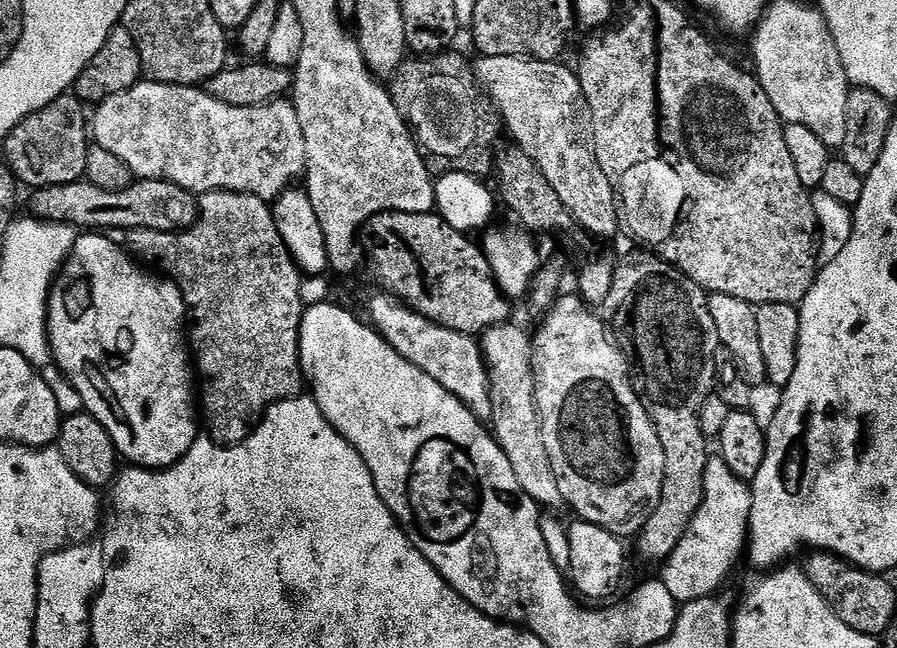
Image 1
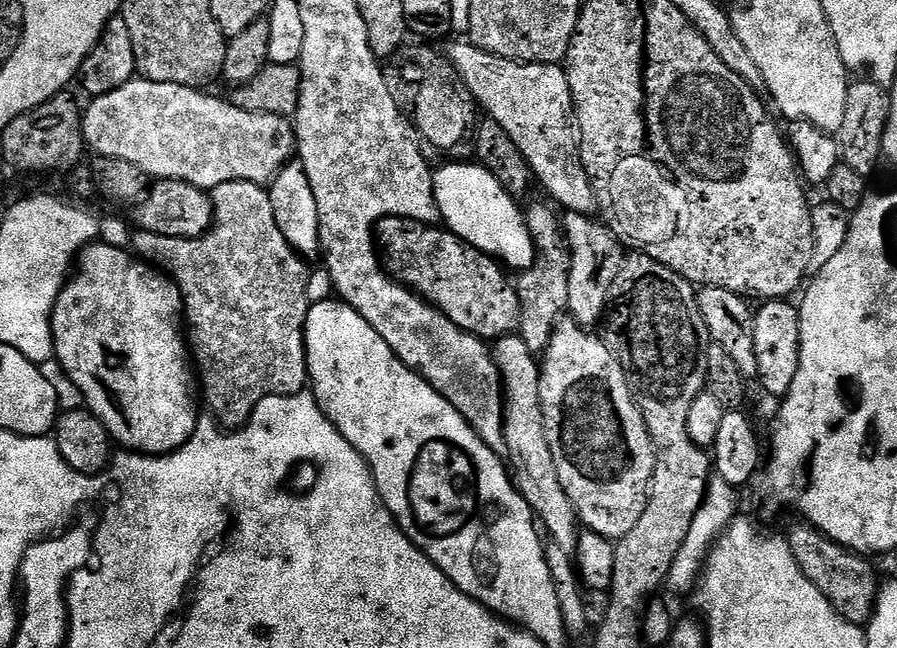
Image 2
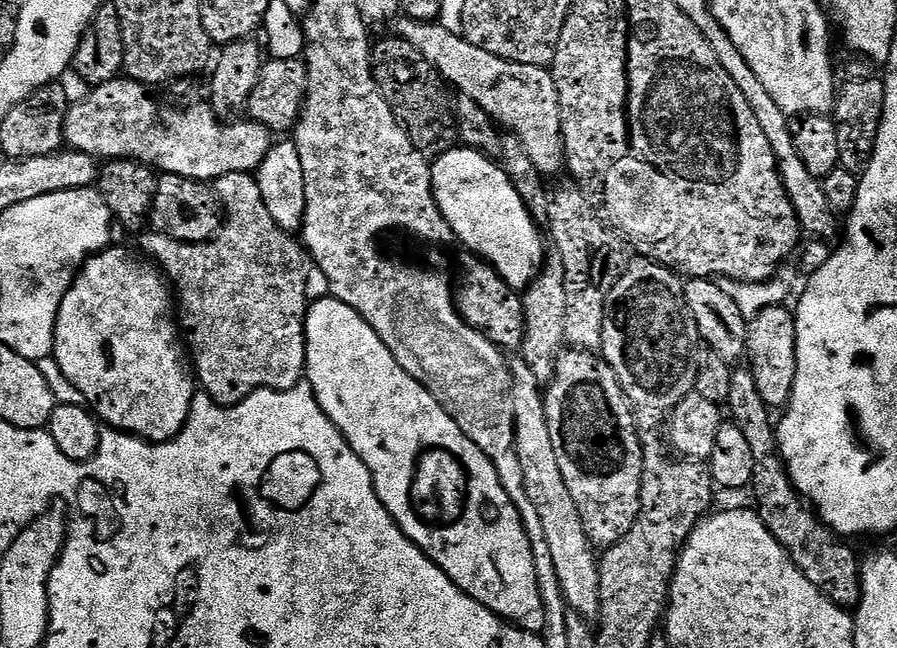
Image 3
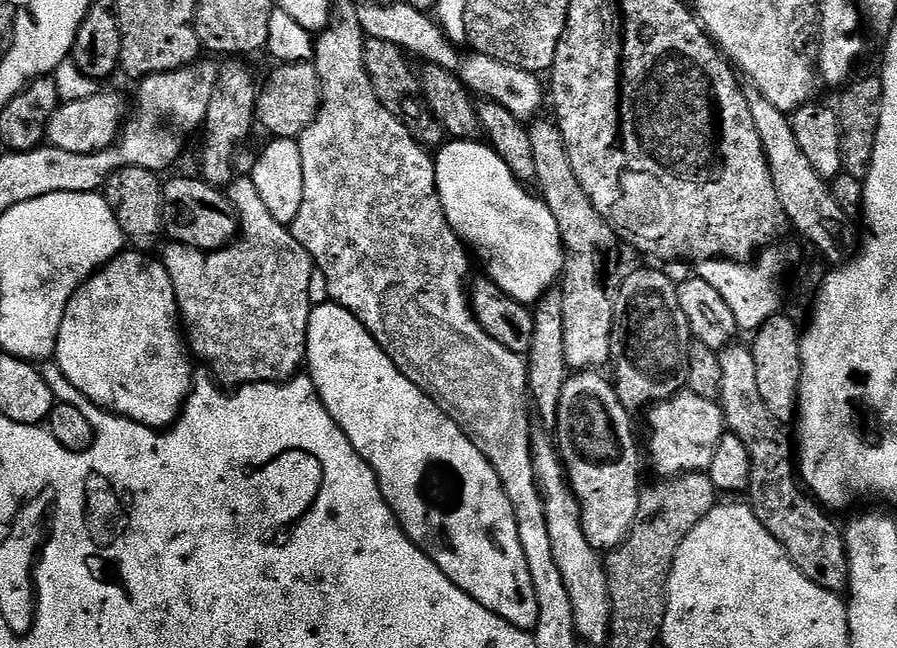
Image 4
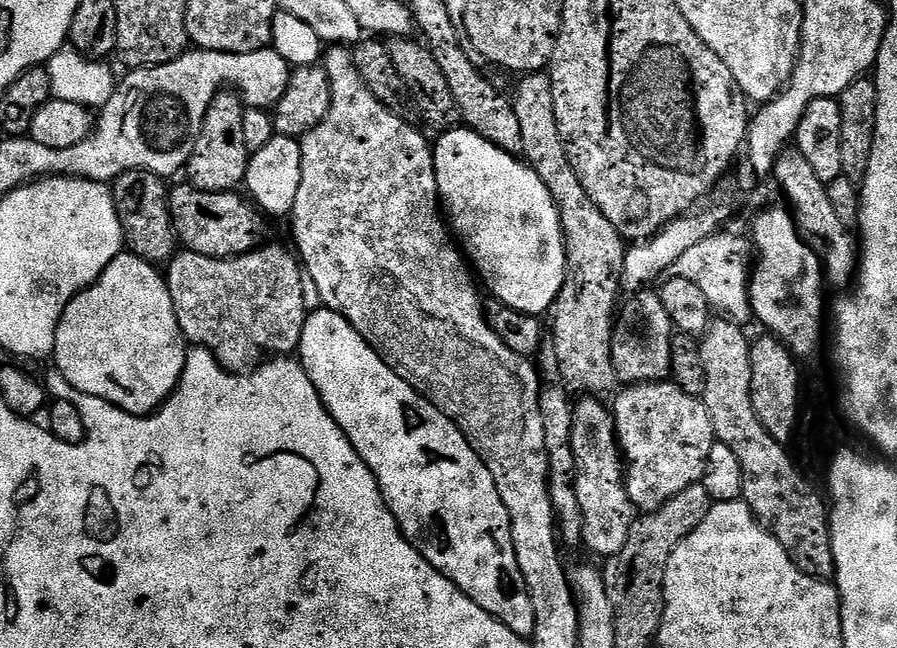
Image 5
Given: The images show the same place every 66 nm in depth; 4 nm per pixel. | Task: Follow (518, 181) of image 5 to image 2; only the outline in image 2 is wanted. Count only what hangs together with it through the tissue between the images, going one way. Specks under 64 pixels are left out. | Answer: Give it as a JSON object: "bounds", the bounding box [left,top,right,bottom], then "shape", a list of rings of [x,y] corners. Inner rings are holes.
{"bounds":[432,162,536,270],"shape":[[[479,162],[437,167],[432,173],[432,185],[440,220],[449,232],[482,250],[505,269],[523,270],[532,265],[536,251],[524,212],[516,205],[517,197],[507,192],[488,168]]]}

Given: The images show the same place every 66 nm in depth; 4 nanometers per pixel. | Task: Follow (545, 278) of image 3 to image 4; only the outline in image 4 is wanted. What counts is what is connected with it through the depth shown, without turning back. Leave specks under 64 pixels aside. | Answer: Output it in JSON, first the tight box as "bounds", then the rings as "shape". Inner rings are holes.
{"bounds":[526,290,570,430],"shape":[[[553,290],[536,301],[532,317],[534,339],[526,353],[530,404],[538,415],[539,423],[541,420],[545,424],[541,424],[545,429],[552,430],[555,429],[558,418],[558,402],[562,402],[562,386],[566,386],[570,375],[562,323],[562,294],[558,290]]]}

